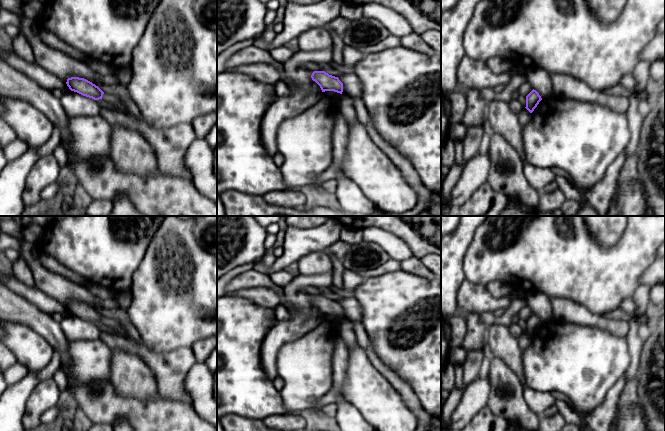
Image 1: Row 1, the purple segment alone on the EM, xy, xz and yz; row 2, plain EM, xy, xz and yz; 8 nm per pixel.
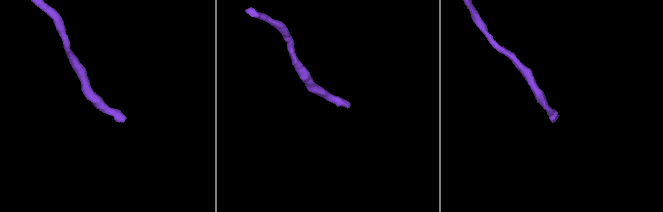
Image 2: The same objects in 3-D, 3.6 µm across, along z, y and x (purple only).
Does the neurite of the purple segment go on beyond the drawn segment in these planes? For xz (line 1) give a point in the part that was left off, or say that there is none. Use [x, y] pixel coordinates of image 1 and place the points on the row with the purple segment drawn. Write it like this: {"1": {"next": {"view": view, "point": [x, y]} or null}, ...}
{"1": {"next": null}}

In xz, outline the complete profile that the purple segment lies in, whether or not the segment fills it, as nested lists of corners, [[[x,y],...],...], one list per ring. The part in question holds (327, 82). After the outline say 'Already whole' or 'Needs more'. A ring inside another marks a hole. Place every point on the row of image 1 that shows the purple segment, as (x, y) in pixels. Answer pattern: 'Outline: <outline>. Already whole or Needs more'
Outline: [[[314,71],[311,78],[320,86],[322,92],[334,91],[340,94],[343,92],[343,83],[339,78],[329,75],[325,71]]]. Already whole

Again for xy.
Outline: [[[71,77],[67,79],[66,84],[71,91],[77,92],[94,100],[102,99],[104,94],[98,86],[84,78]]]. Already whole

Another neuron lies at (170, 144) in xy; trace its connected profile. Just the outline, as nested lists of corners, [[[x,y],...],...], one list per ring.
[[[101,109],[100,115],[112,125],[121,125],[138,132],[153,148],[158,169],[170,176],[190,179],[191,173],[184,159],[186,150],[197,139],[192,123],[181,123],[164,129],[155,129],[141,118]]]

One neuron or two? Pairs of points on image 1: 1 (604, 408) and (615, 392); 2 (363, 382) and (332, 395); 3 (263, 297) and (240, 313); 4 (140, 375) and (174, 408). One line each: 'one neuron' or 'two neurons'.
1: one neuron
2: two neurons
3: two neurons
4: two neurons

